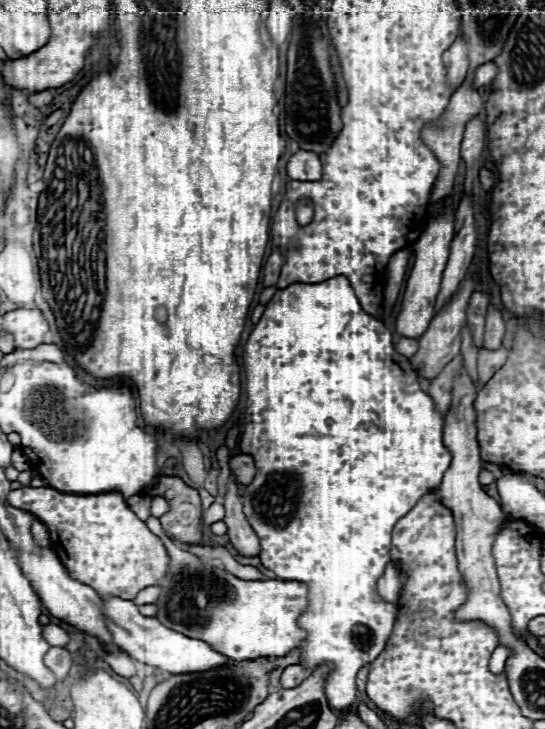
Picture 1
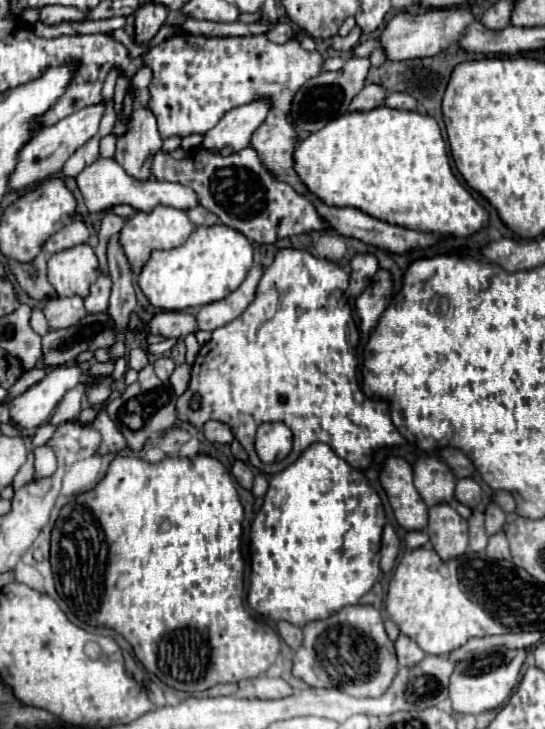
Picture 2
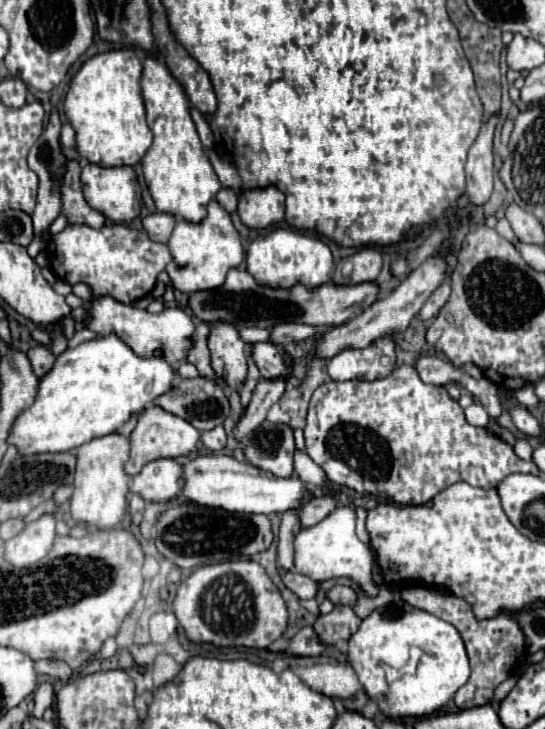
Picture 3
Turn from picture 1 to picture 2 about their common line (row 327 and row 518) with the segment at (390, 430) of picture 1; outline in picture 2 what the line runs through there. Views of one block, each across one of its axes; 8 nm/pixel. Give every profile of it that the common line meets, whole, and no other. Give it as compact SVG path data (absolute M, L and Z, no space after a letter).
M312 444L312 446L308 446L294 464L290 464L288 468L284 468L282 472L274 474L270 478L270 488L268 488L268 492L264 496L264 504L262 504L260 512L256 514L256 518L252 522L252 536L250 536L251 573L248 587L248 604L250 608L256 610L262 616L274 620L274 622L286 620L286 622L290 622L290 624L294 624L298 628L304 628L308 622L326 620L332 614L336 614L338 610L358 604L358 600L366 592L370 592L370 588L378 582L378 576L380 576L380 564L378 562L380 562L380 540L382 540L384 524L386 524L386 516L384 516L382 502L380 502L378 494L374 492L374 488L368 484L366 476L360 470L352 468L346 460L338 458L336 452L328 444Z

